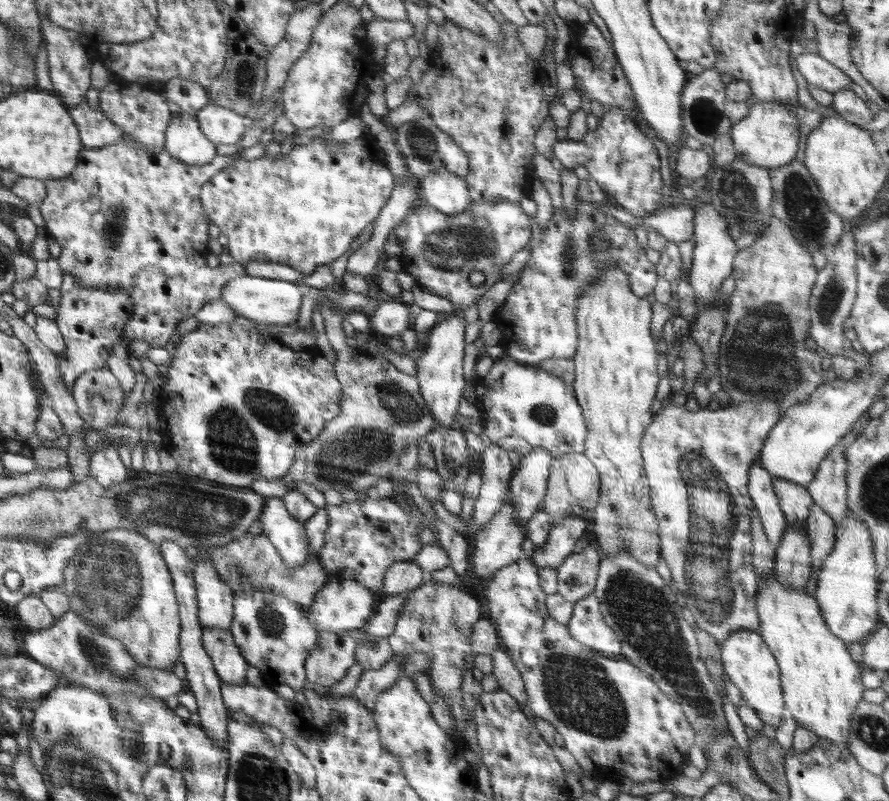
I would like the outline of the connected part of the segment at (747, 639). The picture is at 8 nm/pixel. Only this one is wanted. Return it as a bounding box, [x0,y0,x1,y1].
[721,630,785,726]

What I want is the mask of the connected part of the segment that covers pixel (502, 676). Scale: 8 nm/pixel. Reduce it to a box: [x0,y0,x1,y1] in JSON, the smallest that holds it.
[491,644,528,706]

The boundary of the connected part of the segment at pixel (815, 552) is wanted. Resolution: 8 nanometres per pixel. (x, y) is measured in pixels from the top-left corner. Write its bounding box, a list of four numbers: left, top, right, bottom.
[807,503,836,571]

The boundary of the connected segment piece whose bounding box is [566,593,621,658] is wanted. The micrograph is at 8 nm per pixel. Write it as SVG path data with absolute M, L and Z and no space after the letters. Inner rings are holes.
M593 593L573 603L573 613L566 625L570 636L580 645L610 658L621 654L620 641L602 618L598 599Z

